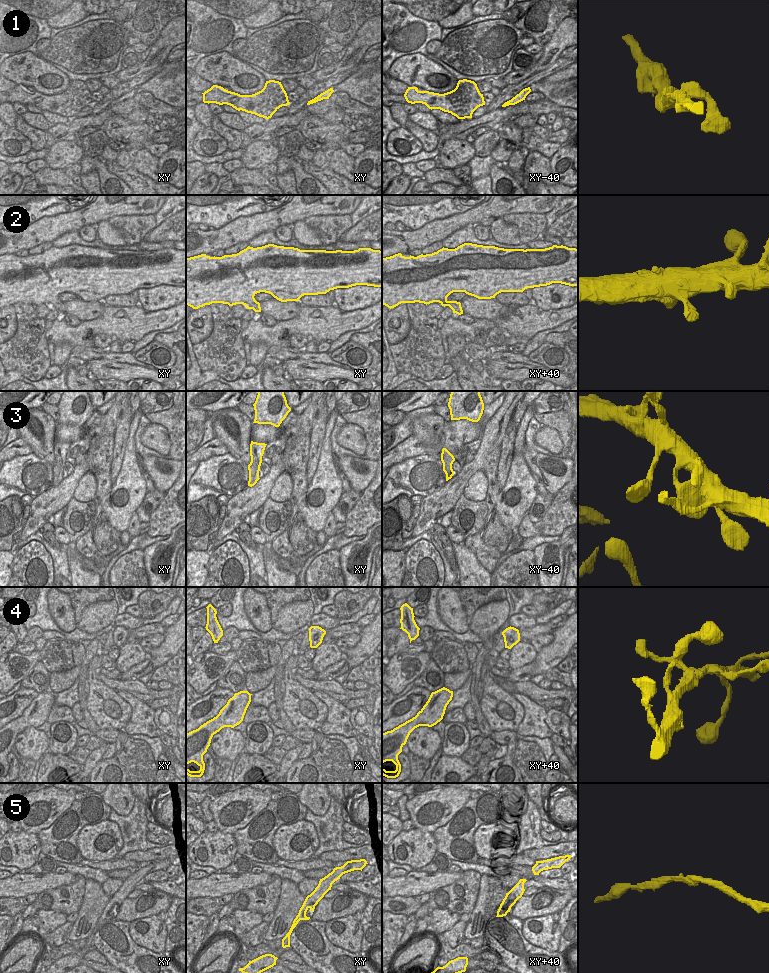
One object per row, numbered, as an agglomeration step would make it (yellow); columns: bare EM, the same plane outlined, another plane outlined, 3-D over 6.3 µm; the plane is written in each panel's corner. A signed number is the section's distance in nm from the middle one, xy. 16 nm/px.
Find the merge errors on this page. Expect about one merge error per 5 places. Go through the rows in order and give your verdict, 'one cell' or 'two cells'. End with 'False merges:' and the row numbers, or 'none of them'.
1: one cell
2: one cell
3: one cell
4: one cell
5: one cell
False merges: none of them

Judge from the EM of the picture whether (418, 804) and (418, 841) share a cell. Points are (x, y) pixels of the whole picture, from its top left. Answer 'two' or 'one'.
two

